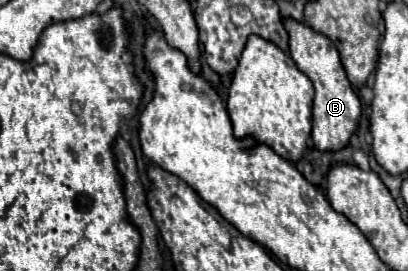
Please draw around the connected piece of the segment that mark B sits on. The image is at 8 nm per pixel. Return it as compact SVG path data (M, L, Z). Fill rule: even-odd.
M284 18L286 30L290 34L290 56L294 64L312 80L316 96L314 96L314 120L312 120L312 140L318 150L342 150L350 144L352 134L356 132L356 124L362 116L360 98L352 90L346 72L338 60L338 50L330 42L330 38L316 34L302 22L292 18Z

